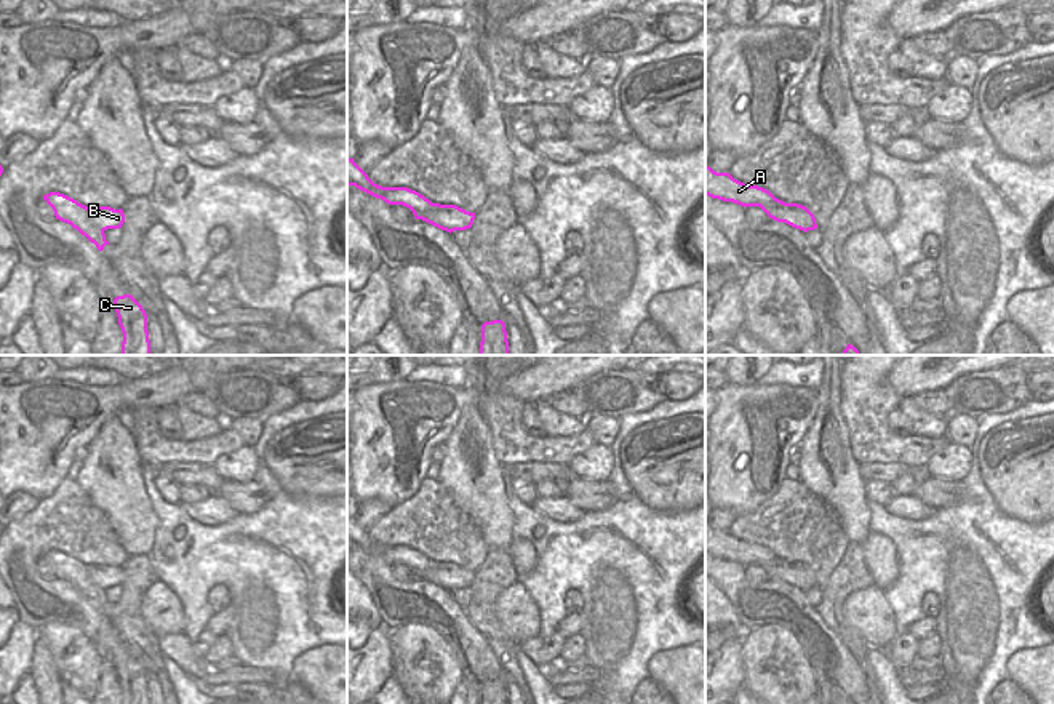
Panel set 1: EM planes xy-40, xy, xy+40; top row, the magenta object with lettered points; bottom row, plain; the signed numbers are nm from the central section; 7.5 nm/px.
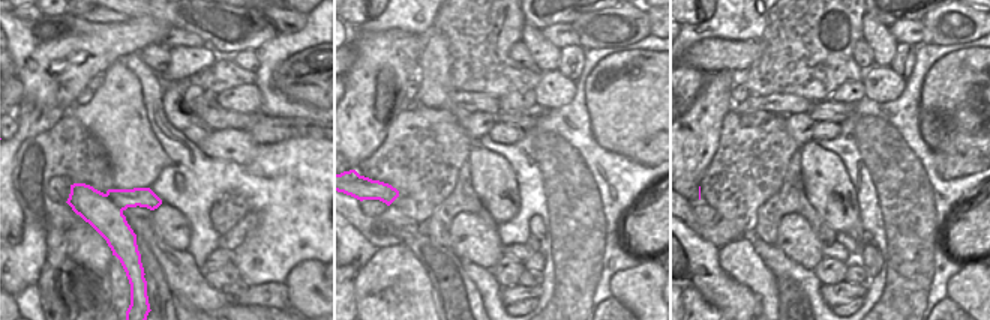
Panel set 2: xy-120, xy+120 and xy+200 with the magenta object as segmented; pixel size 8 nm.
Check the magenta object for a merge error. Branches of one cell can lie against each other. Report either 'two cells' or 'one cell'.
two cells

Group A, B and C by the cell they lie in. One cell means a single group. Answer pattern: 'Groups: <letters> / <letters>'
Groups: A C / B

